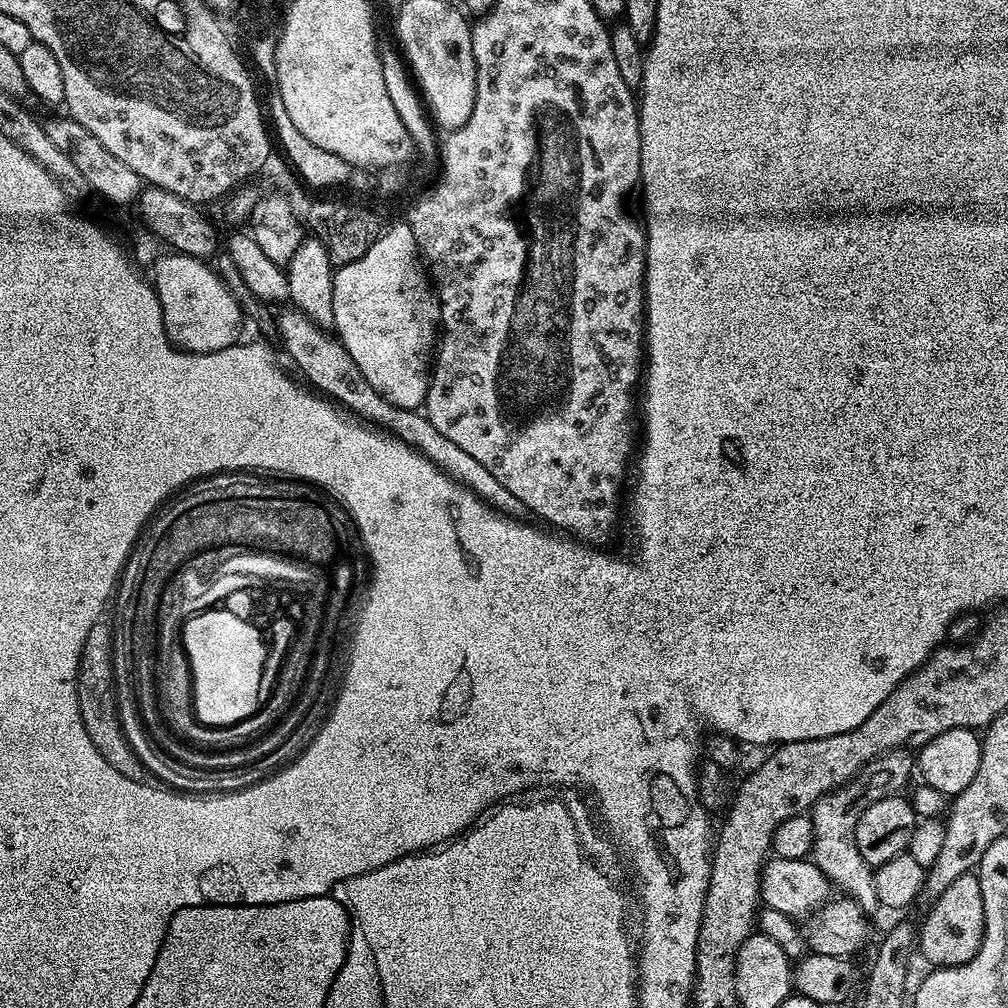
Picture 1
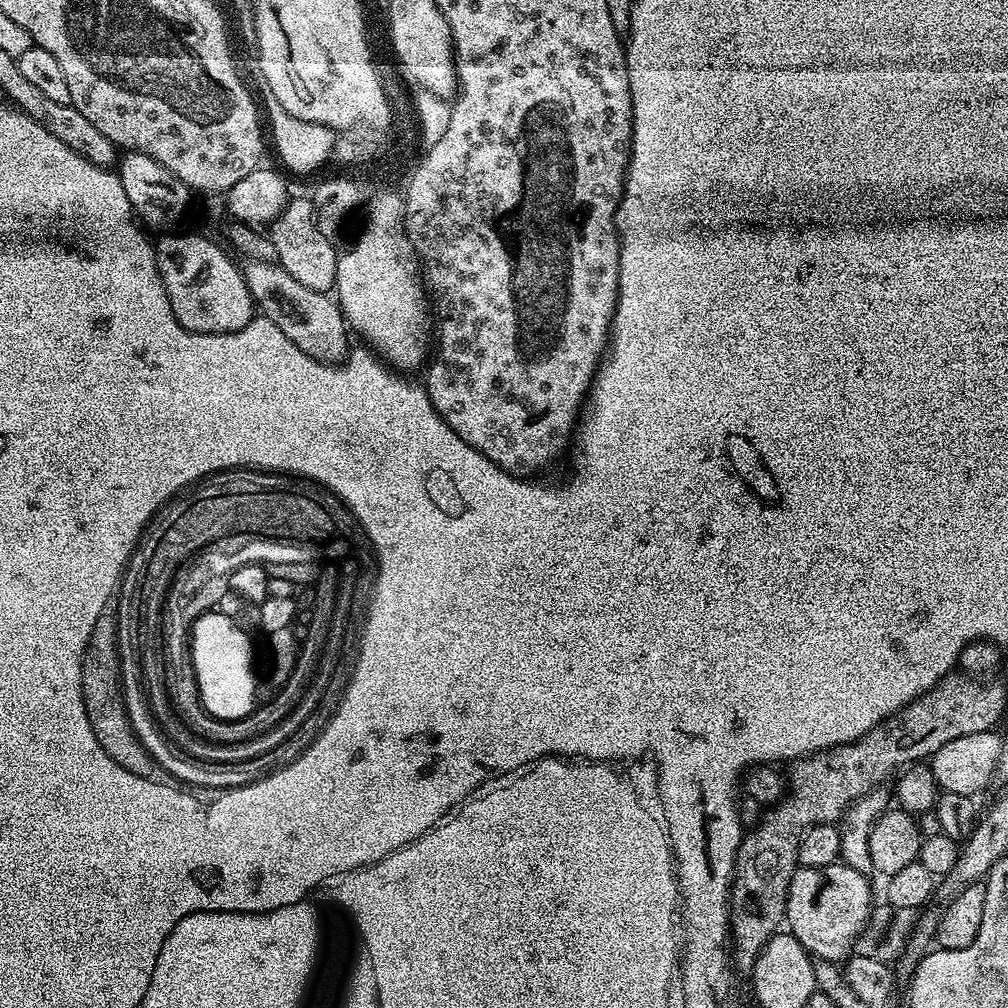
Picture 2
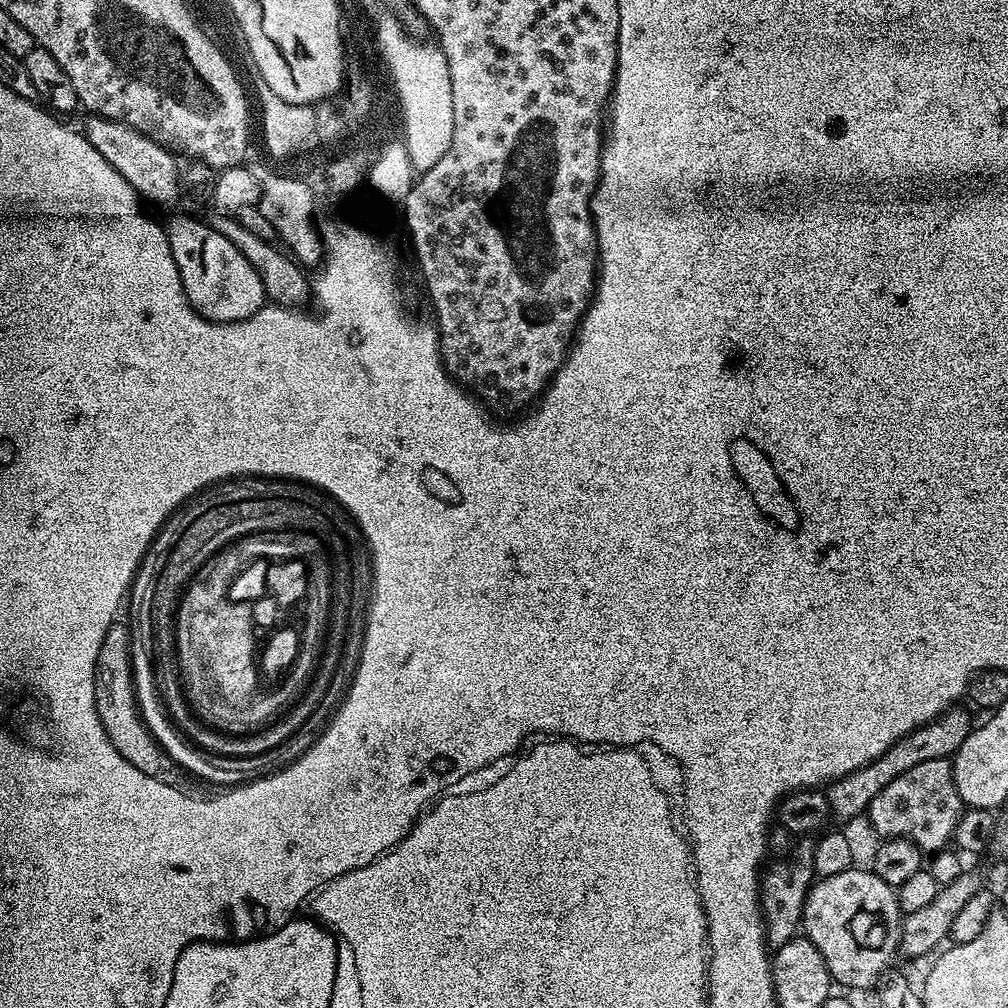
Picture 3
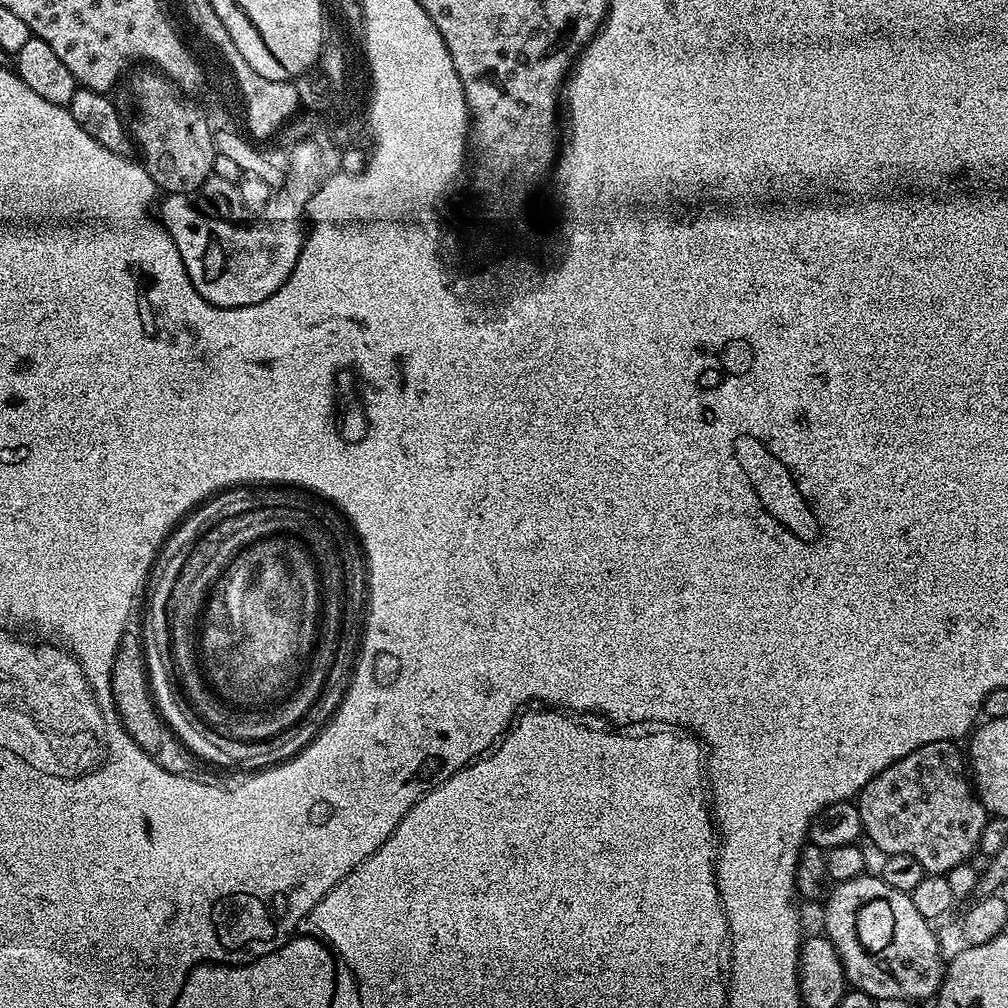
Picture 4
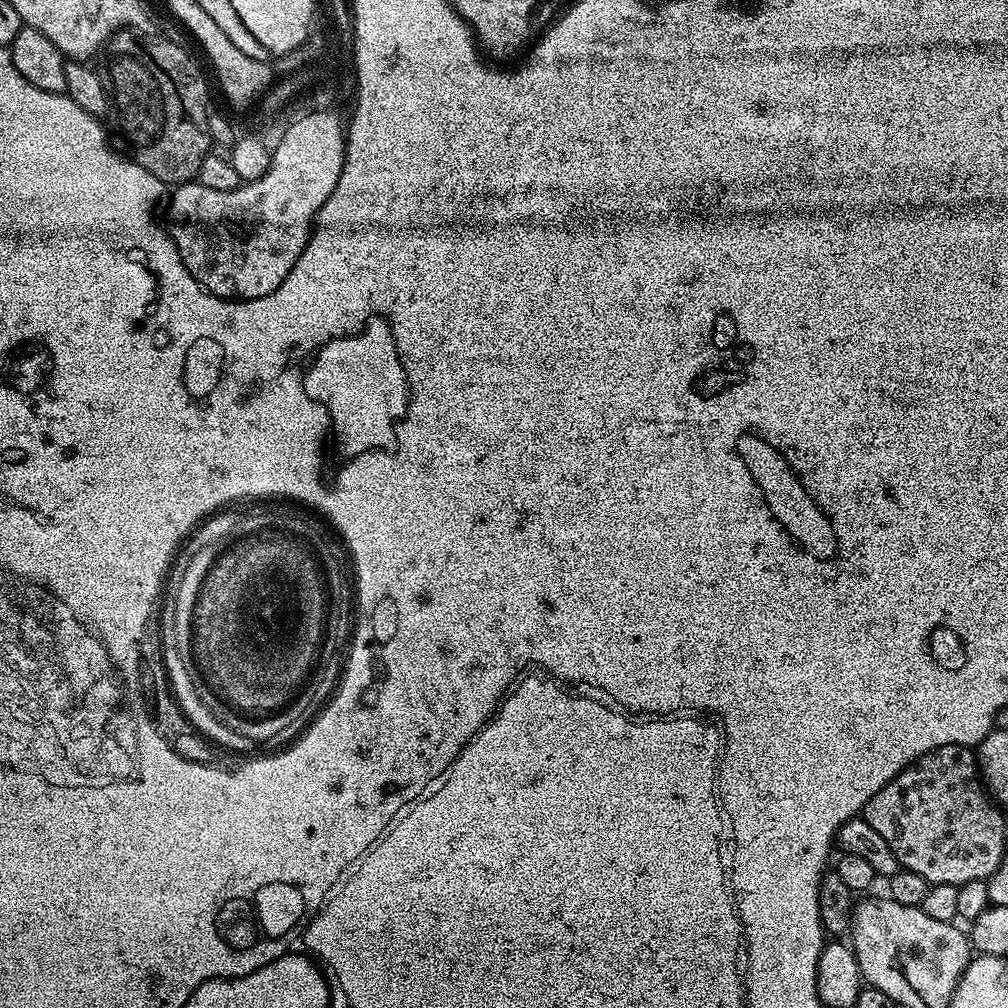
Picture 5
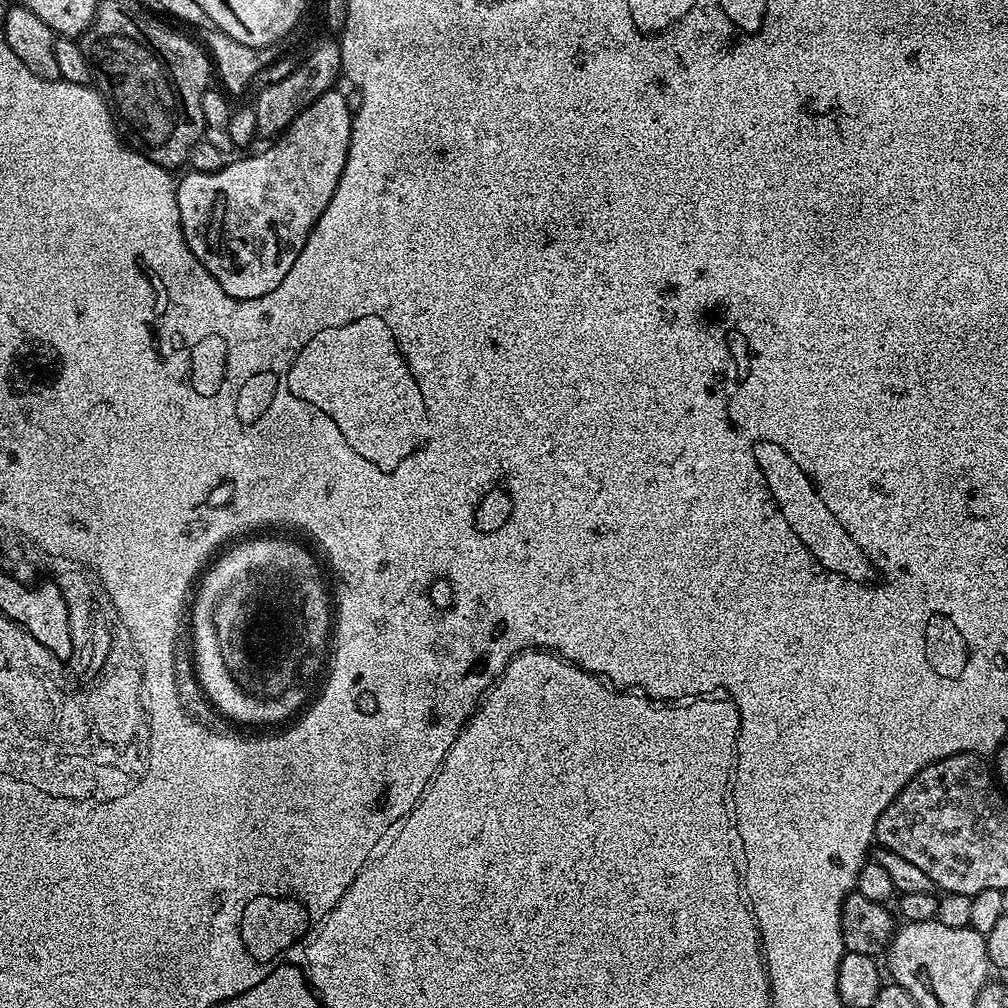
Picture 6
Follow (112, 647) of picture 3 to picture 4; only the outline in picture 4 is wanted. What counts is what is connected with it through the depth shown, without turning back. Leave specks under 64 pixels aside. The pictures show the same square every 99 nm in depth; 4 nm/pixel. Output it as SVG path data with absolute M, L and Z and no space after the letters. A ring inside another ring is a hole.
M133 618L126 622L126 630L122 634L122 642L118 642L118 654L114 658L114 670L112 671L112 702L114 705L114 711L117 716L120 717L120 726L126 730L126 734L130 734L130 738L134 738L134 742L142 750L146 750L154 759L158 762L158 766L162 766L162 770L170 770L170 774L178 774L179 776L191 776L195 777L196 772L200 768L201 761L186 747L186 745L180 740L179 735L173 732L169 724L164 721L164 717L160 715L160 711L156 709L156 698L154 693L150 690L150 682L148 681L148 649L146 647L146 628L143 623L139 624L139 619Z

